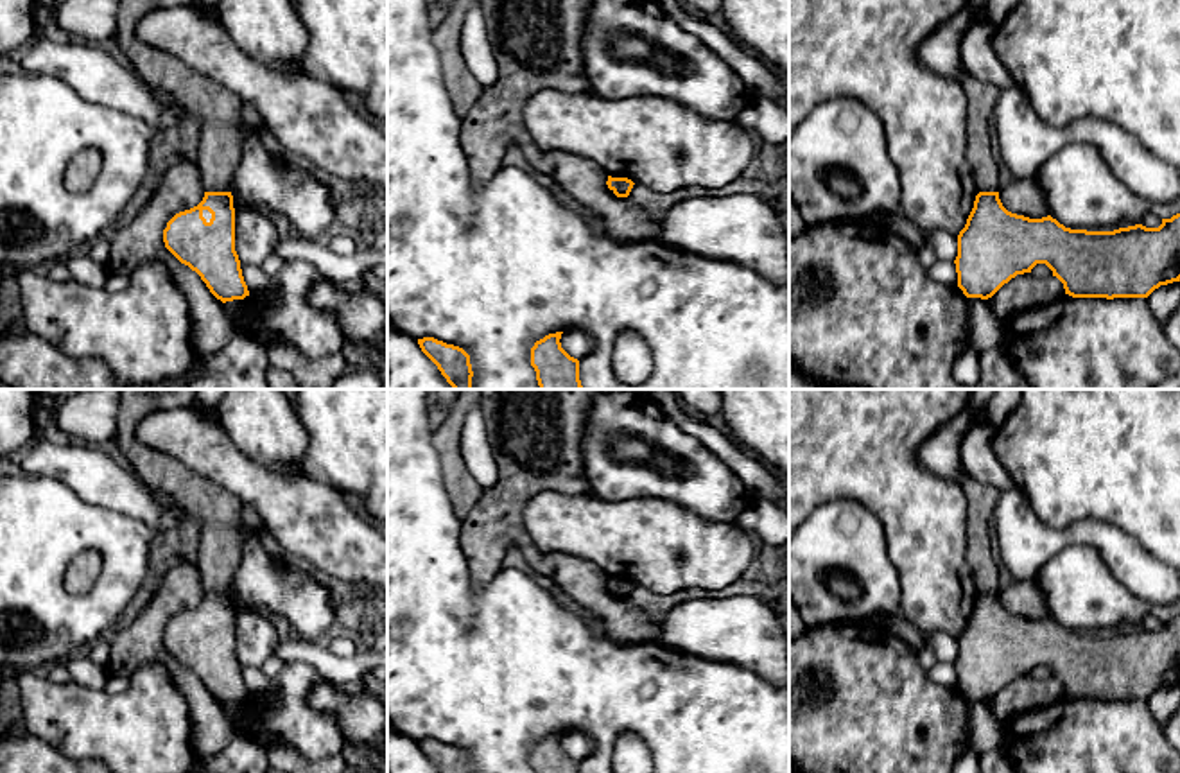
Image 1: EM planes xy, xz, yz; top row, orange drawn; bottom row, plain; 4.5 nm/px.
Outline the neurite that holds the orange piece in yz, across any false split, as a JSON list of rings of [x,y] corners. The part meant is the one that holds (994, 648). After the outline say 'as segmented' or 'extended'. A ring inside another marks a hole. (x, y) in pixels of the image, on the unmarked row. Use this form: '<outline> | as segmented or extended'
[[[963,475],[967,499],[967,560],[976,578],[977,597],[965,630],[958,637],[954,662],[958,689],[967,699],[992,699],[1017,676],[1046,665],[1072,699],[1148,699],[1160,687],[1180,683],[1180,615],[1162,621],[1158,630],[1142,626],[1114,633],[1071,631],[1051,617],[1029,621],[1008,613],[999,601],[999,570],[990,552],[992,511],[999,490]]] | extended

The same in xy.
[[[122,389],[117,418],[117,438],[111,450],[145,484],[165,493],[183,508],[187,518],[201,525],[197,567],[203,576],[204,599],[185,613],[176,615],[163,631],[165,649],[185,667],[195,673],[210,694],[222,705],[249,698],[235,653],[235,610],[231,578],[242,556],[242,509],[244,504],[217,482],[190,470],[176,457],[143,445],[136,438],[138,423],[154,411],[195,405],[197,389]]] | extended

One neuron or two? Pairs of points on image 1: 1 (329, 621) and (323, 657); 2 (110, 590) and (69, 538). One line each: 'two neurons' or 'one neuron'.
1: two neurons
2: one neuron

